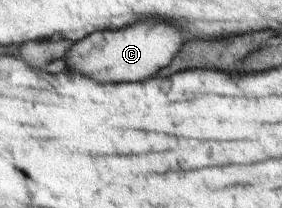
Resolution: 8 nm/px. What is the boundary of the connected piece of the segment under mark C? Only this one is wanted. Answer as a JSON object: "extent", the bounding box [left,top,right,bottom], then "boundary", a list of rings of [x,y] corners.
{"extent":[66,20,182,81],"boundary":[[[142,20],[138,24],[114,33],[94,33],[90,41],[78,41],[70,51],[66,51],[66,65],[74,71],[88,75],[90,79],[106,81],[144,81],[166,67],[178,53],[182,43],[180,31],[168,22]]]}

